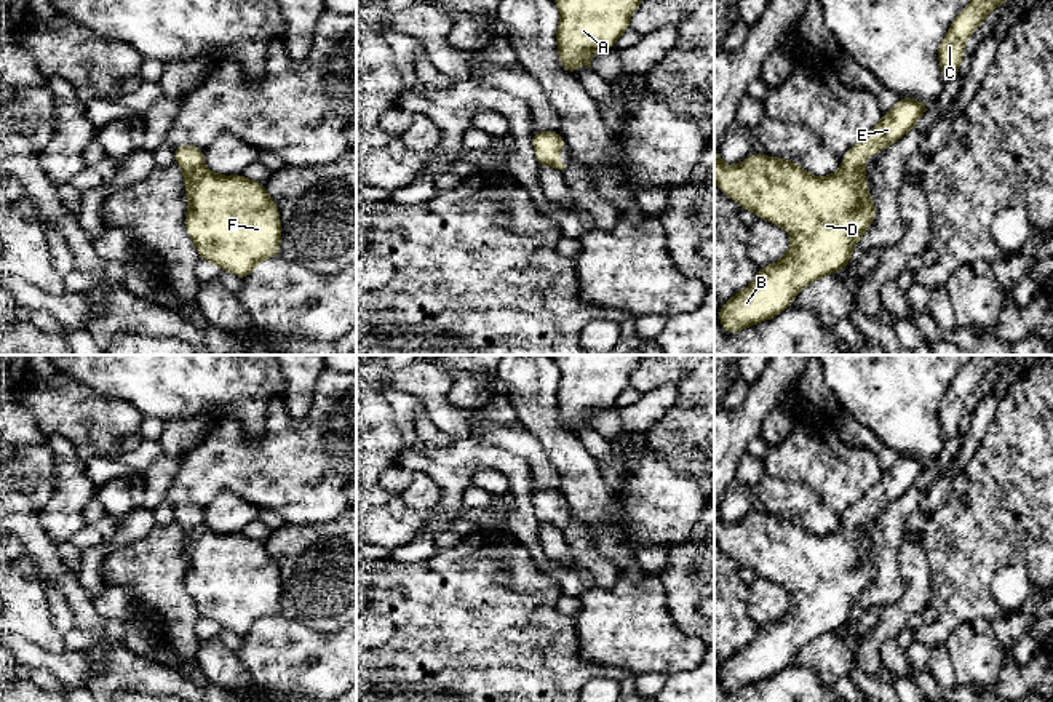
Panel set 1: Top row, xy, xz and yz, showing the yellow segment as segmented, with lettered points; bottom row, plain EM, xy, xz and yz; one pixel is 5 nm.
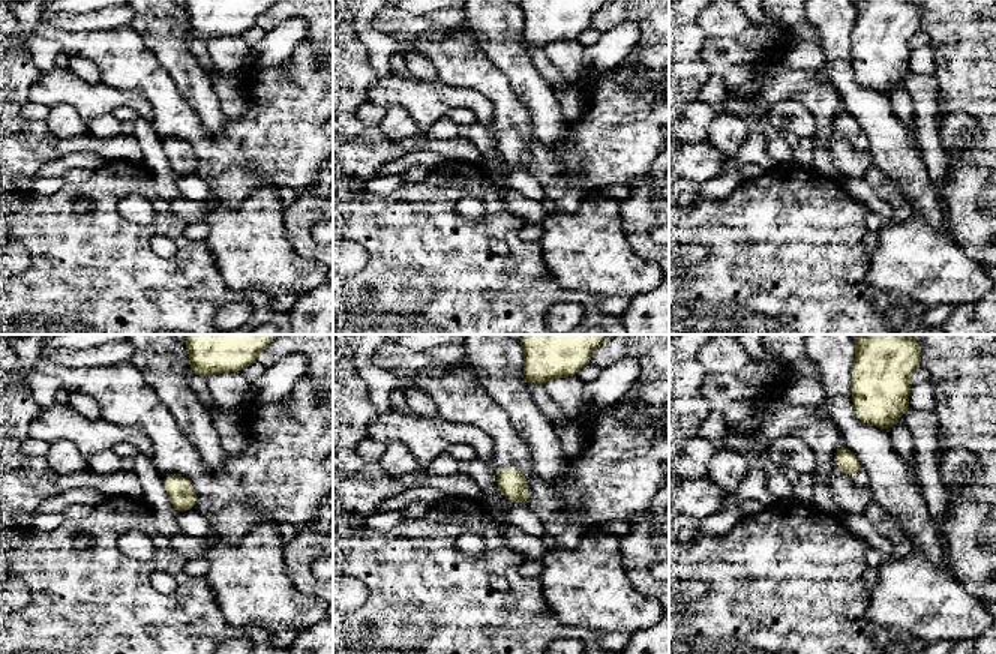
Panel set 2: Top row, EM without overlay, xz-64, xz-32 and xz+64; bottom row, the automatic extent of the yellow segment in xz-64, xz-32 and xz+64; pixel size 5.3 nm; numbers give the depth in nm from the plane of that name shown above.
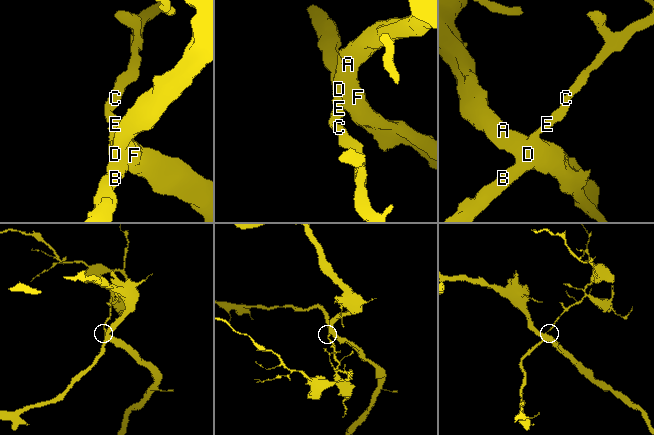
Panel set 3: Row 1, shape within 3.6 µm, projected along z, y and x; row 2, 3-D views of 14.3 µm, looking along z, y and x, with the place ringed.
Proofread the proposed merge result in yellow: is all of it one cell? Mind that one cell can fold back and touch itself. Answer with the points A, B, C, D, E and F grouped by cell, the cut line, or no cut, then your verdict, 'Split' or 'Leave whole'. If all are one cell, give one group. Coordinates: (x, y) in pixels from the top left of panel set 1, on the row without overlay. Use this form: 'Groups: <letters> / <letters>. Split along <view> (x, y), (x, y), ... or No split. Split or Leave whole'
Groups: A B C D E F. No split. Leave whole

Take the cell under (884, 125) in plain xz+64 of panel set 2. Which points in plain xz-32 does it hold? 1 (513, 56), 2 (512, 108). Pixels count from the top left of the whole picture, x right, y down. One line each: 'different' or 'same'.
1: same
2: different

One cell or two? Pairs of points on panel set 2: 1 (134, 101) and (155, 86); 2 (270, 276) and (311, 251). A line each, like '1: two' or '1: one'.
1: two
2: two

